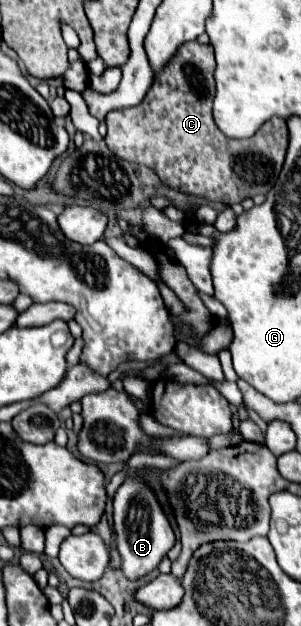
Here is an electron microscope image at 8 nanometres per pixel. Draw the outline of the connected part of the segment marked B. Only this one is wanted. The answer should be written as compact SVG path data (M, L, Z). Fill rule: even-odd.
M126 480L118 488L114 496L114 524L118 552L122 556L122 572L128 580L138 580L158 568L158 564L166 558L168 550L176 542L174 530L160 510L154 492L140 480Z

